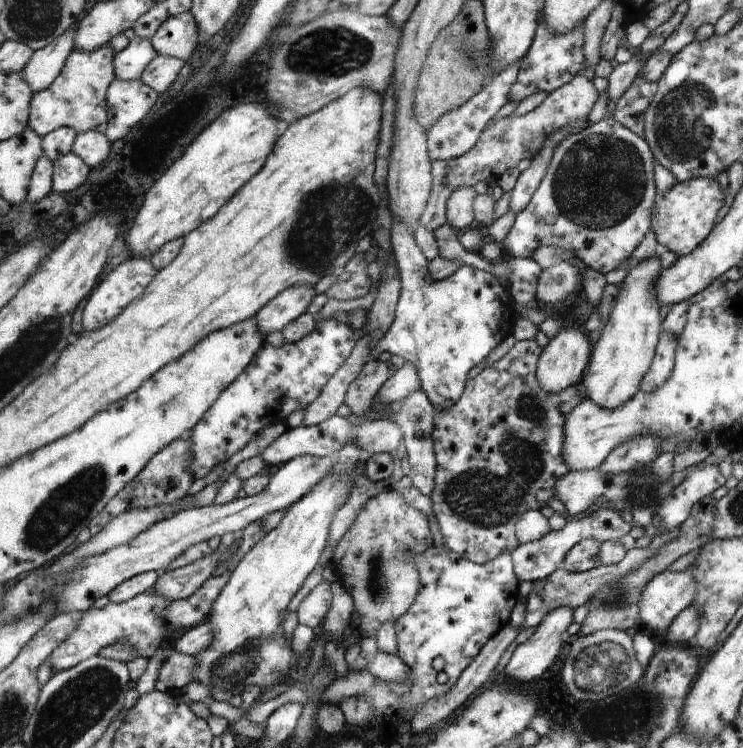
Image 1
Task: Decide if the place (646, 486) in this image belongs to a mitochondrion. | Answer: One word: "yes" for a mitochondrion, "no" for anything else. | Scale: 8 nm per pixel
yes

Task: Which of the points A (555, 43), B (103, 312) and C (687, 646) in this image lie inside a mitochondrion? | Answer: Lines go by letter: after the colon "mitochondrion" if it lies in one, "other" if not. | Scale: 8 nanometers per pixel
A: other
B: other
C: other

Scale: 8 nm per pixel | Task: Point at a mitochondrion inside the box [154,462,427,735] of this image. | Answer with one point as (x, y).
(250, 660)

